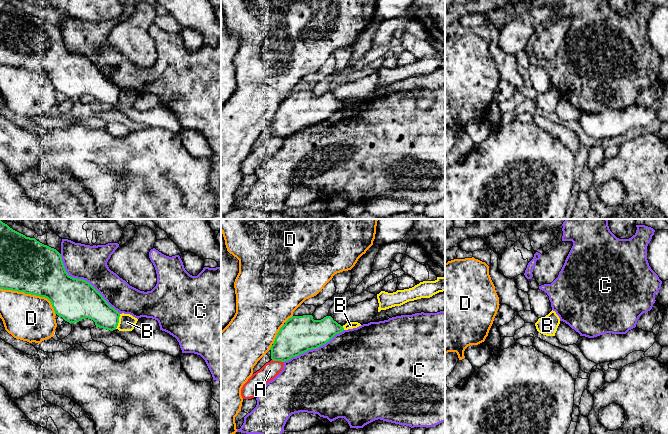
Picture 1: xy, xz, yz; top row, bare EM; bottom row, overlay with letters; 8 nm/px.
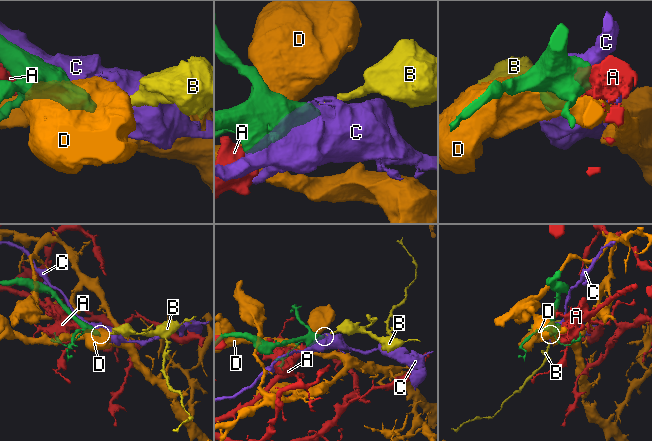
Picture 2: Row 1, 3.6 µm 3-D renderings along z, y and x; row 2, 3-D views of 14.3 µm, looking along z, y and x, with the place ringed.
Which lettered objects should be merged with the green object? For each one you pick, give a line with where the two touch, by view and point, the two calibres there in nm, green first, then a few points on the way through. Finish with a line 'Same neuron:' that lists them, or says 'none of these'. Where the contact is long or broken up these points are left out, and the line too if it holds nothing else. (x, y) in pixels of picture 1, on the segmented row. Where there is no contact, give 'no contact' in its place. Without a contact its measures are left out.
Same neuron: none of these

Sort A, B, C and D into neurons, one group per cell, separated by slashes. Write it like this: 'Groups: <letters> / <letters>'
Groups: A / B / C / D

